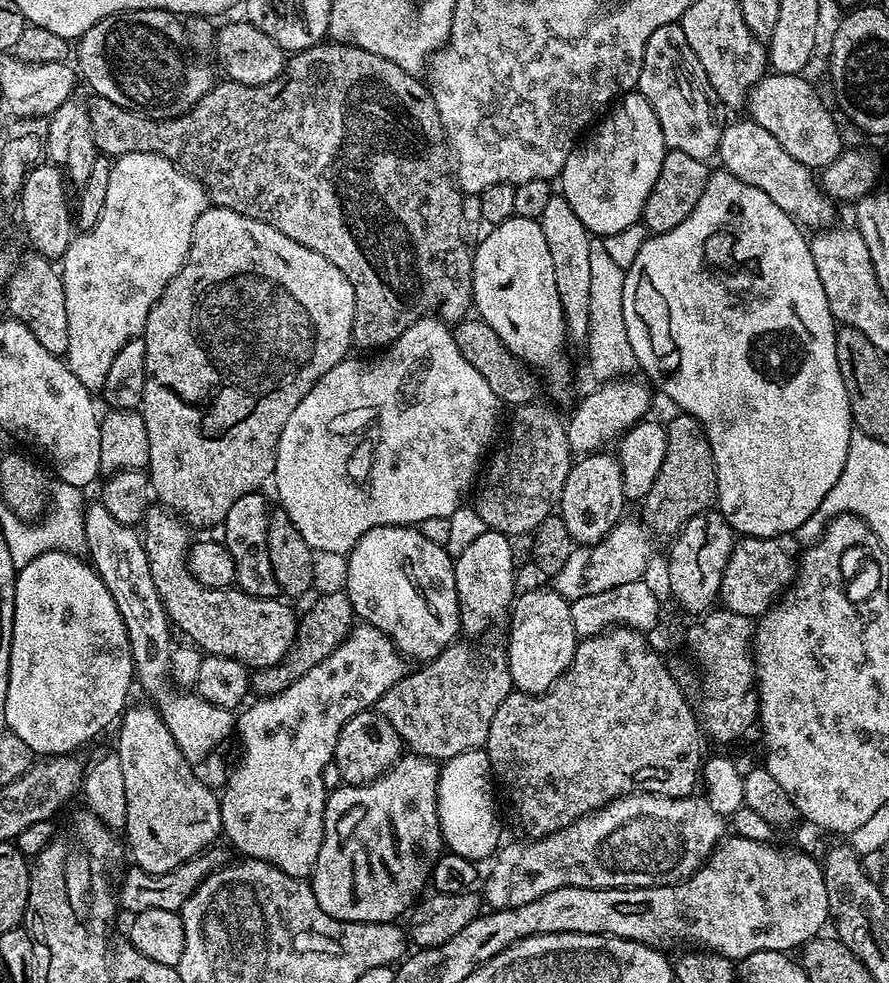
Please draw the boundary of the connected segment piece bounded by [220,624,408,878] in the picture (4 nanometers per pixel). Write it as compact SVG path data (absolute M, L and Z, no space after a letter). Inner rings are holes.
M358 624L349 632L348 638L335 648L334 654L330 654L321 664L314 666L314 670L310 670L305 676L295 680L291 688L281 692L279 696L257 699L257 704L249 703L243 709L245 712L239 713L238 740L240 736L241 742L244 743L244 753L240 756L240 765L237 768L235 765L231 769L228 783L220 796L220 826L226 840L228 836L229 842L241 852L239 854L241 857L272 864L278 870L282 870L291 876L311 877L312 867L316 865L316 859L318 858L318 850L324 841L324 802L326 791L323 784L323 771L326 770L328 764L333 763L336 754L336 743L340 737L342 726L346 726L346 722L350 722L350 718L354 718L359 712L371 709L376 705L382 698L382 694L386 694L386 690L394 687L404 675L407 675L407 672L408 666L405 659L397 652L392 641L387 636L383 636L376 627Z

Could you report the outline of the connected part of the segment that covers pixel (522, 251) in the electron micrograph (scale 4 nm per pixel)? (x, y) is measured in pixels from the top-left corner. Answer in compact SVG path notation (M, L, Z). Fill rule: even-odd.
M515 215L487 231L484 241L475 245L472 253L475 315L486 321L490 330L529 368L549 368L554 383L566 383L568 364L564 361L566 337L562 302L558 302L554 261L550 259L540 221Z

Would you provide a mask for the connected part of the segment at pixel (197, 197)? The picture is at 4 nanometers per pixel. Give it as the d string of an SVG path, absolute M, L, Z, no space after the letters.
M131 152L126 156L115 157L110 170L110 182L106 185L106 202L102 206L102 214L98 218L98 222L94 222L92 228L81 231L81 236L80 233L73 235L70 246L66 250L64 257L62 257L62 275L64 277L64 293L66 294L66 326L70 334L66 363L68 369L74 374L74 378L78 378L78 382L82 382L82 386L86 386L89 390L103 389L107 372L110 370L115 355L127 343L137 339L143 333L146 320L152 307L156 305L156 300L159 299L166 290L168 283L178 274L178 270L182 270L182 266L188 260L194 222L198 222L198 218L209 206L208 193L205 192L200 181L189 176L183 168L173 164L166 157L159 156L153 152Z

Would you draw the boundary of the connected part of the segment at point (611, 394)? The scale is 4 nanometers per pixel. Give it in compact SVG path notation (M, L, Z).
M621 378L601 383L573 410L572 417L567 417L568 441L577 457L601 451L608 446L604 444L611 440L619 441L628 429L649 415L648 407L652 404L653 389L647 383L639 384L634 379Z

